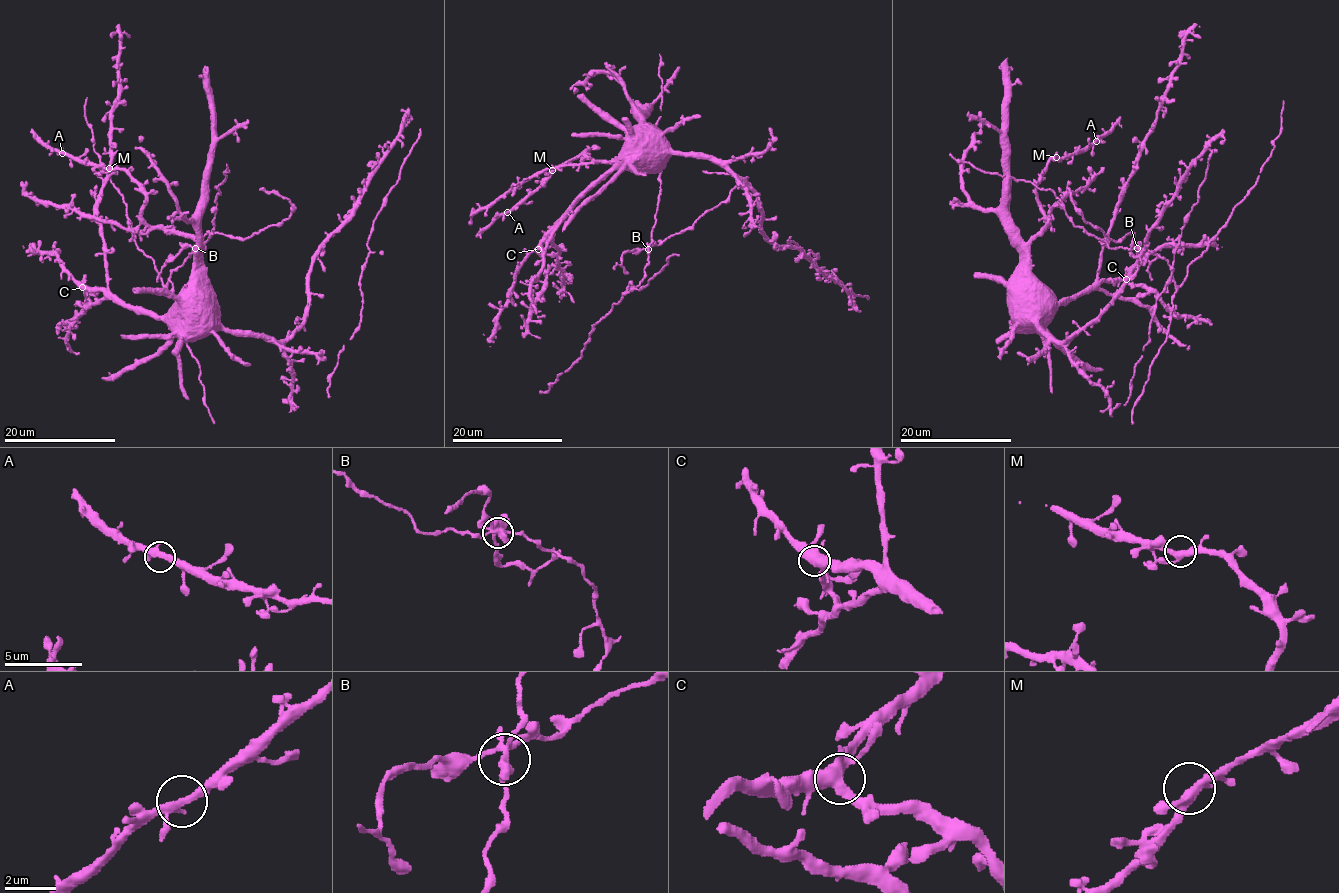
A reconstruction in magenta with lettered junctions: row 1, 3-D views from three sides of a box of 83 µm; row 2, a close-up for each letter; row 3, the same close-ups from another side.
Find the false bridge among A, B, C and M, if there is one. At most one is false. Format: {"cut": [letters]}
{"cut": ["B"]}

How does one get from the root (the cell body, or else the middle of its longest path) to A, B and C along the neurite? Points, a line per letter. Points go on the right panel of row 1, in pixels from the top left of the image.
A: (1024, 295), (1025, 248), (1048, 221), (1038, 205), (1035, 185), (1051, 158), (1080, 153), (1096, 141)
B: (1024, 295), (1008, 182), (1025, 180), (1050, 190), (1075, 225), (1110, 248), (1138, 248)
C: (1024, 295), (1037, 295), (1050, 308), (1096, 289), (1103, 281), (1126, 279)

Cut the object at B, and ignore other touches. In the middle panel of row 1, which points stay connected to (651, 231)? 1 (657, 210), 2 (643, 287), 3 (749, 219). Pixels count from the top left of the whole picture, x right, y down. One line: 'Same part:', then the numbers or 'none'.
Same part: 1, 2, 3

